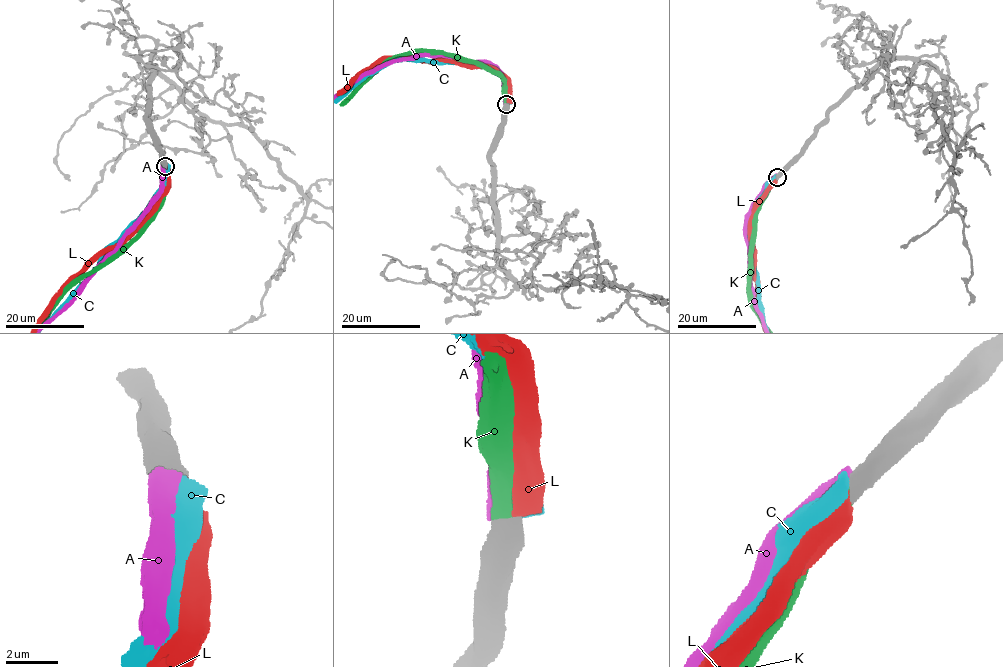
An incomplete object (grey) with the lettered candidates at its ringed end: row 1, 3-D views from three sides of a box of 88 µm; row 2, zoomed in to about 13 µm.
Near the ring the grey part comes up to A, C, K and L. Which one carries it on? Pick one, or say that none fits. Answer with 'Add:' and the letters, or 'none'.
Add: K

